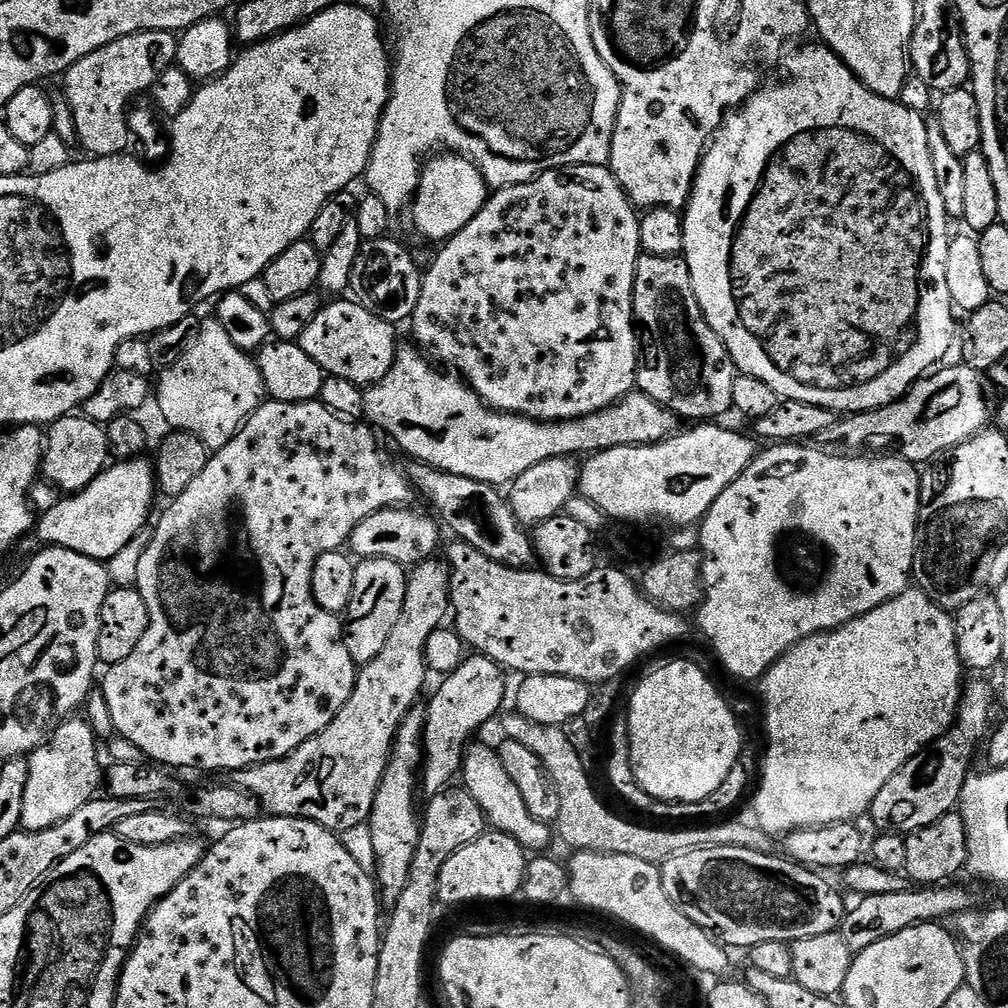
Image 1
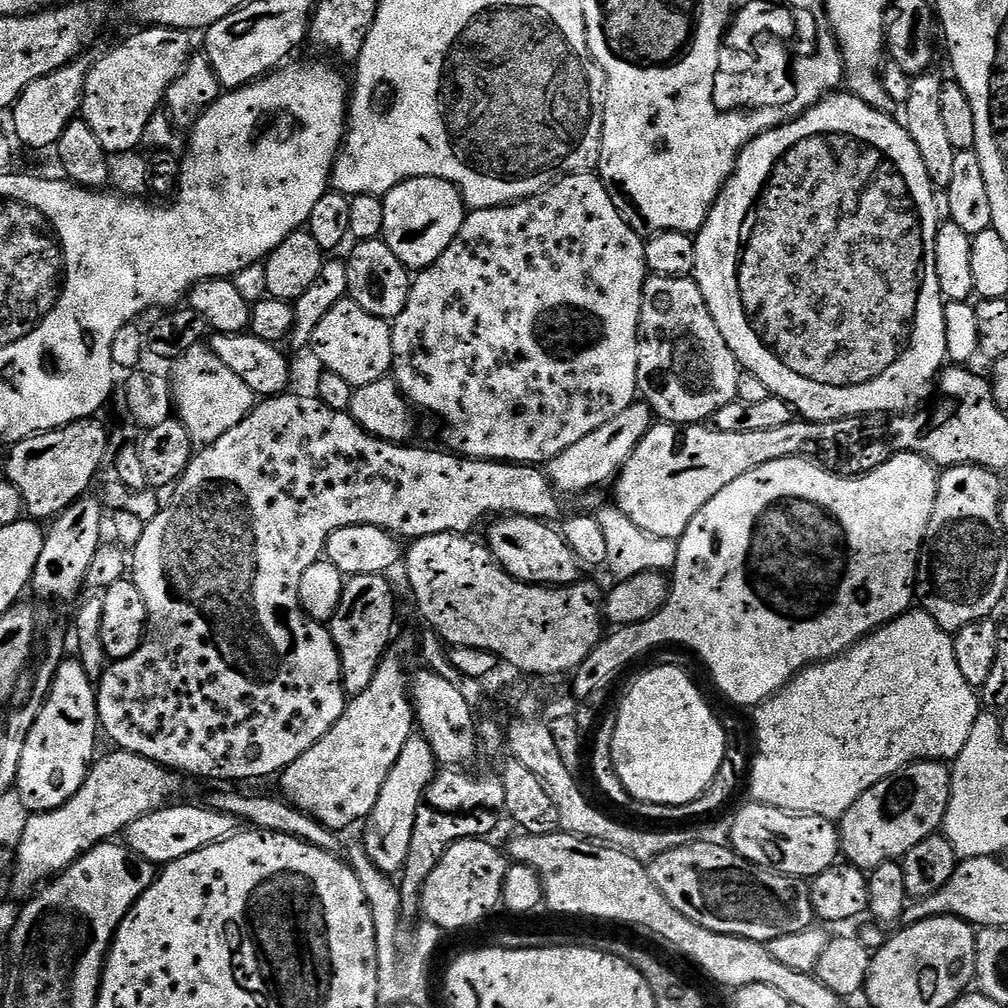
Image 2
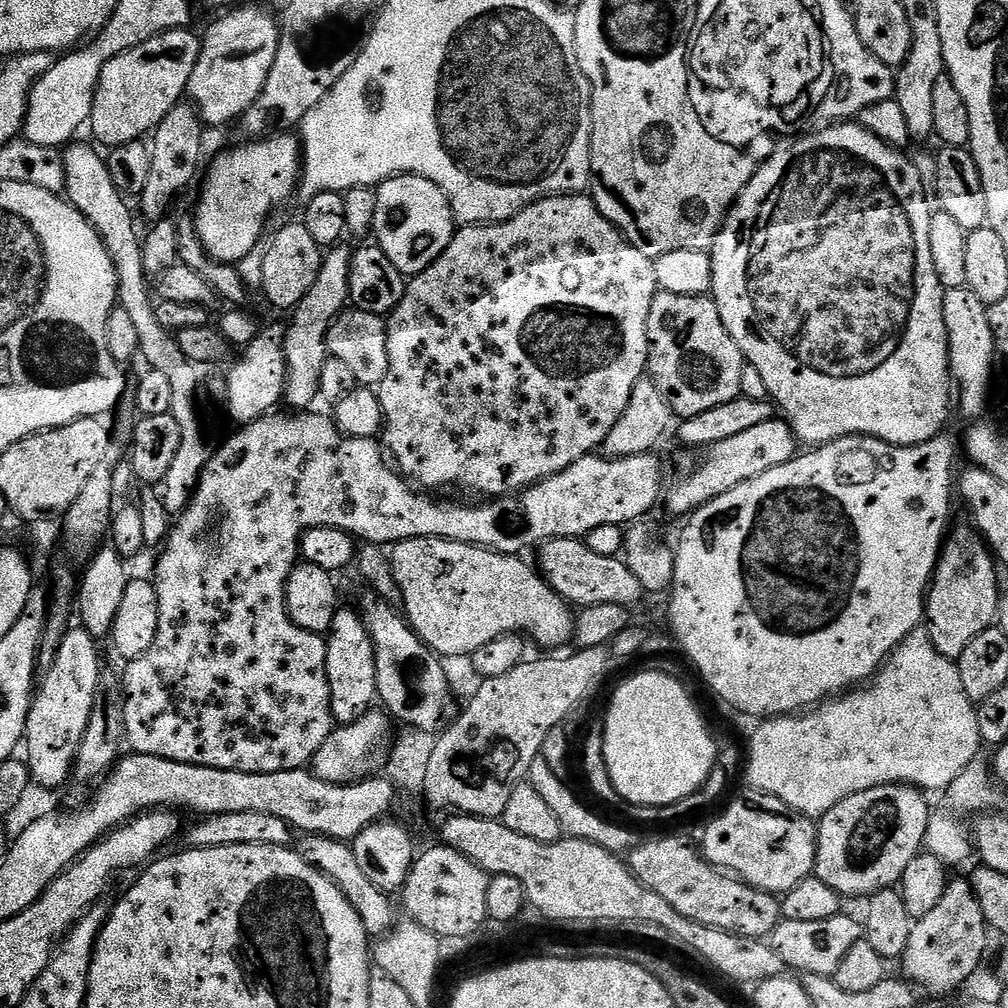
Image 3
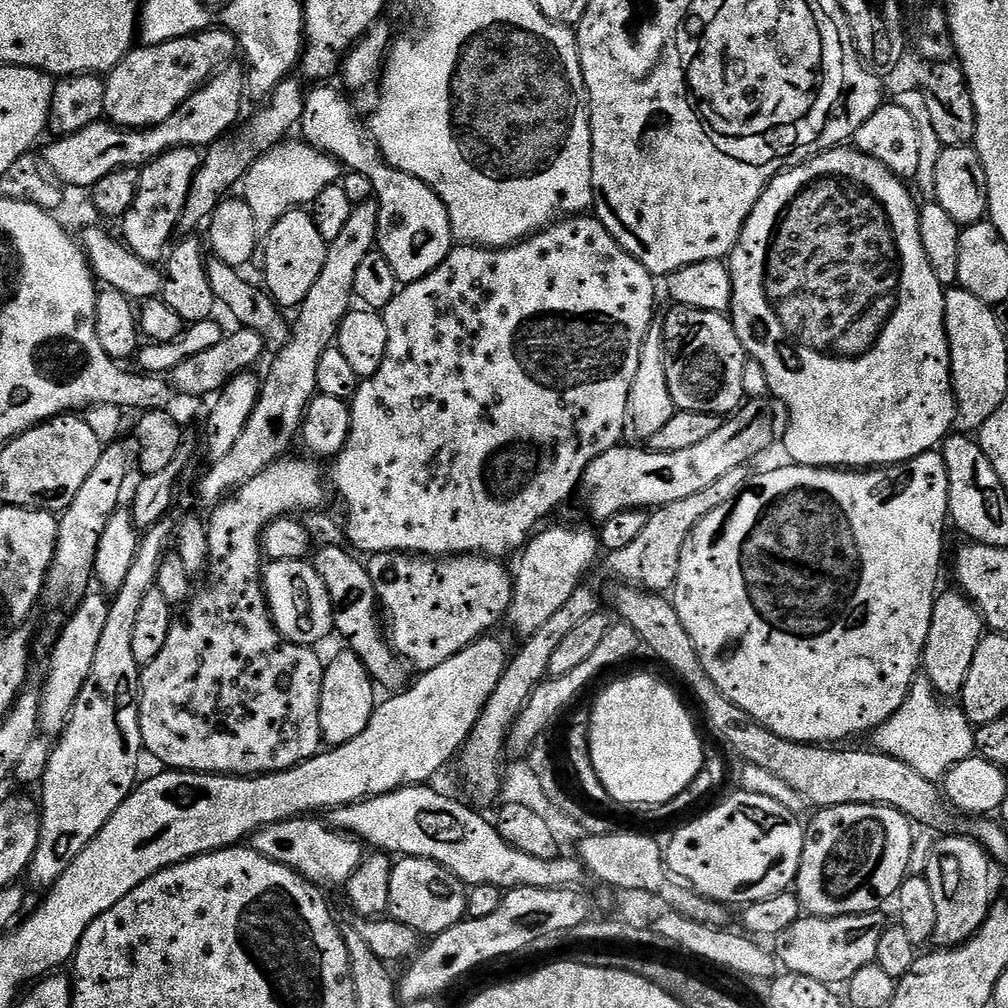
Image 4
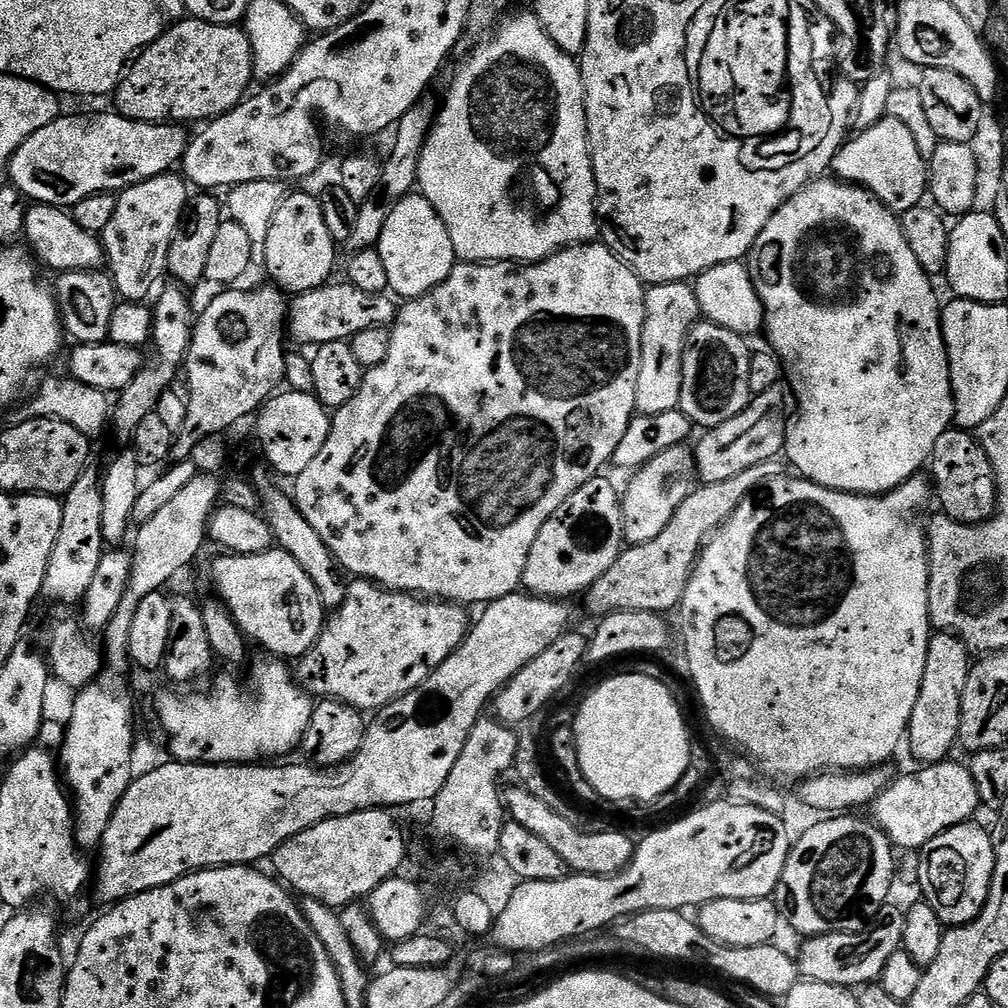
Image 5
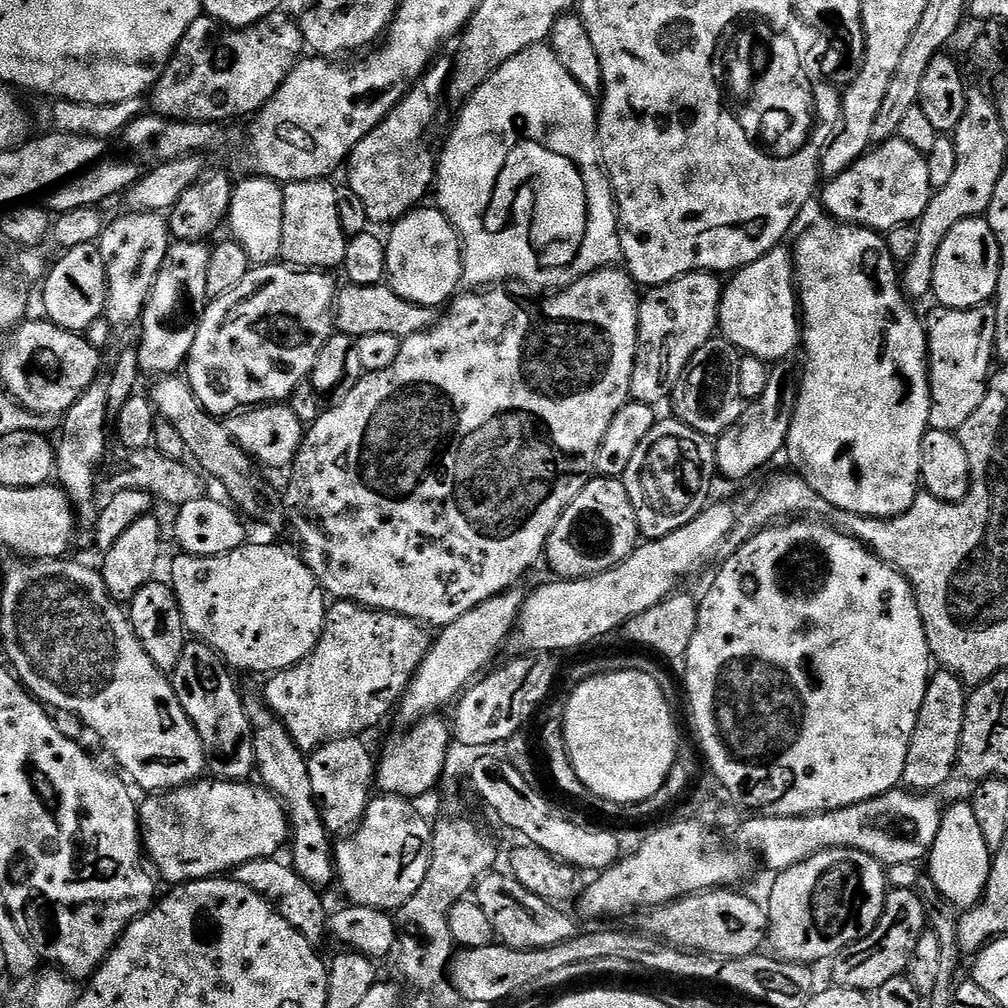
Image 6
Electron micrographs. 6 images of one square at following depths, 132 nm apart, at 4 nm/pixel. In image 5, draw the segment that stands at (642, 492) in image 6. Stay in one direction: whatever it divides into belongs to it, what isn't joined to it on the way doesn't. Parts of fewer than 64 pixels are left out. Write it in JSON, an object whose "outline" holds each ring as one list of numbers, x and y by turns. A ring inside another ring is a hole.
{"outline":[[687,443,670,446,670,450,662,450,662,454,650,458,650,462,635,469,631,476,632,481,628,489,623,489,620,502,624,543,628,546,658,538,658,534,666,530,670,518,674,518,678,506,682,506,682,502,686,502,688,495,698,487,696,453]]}

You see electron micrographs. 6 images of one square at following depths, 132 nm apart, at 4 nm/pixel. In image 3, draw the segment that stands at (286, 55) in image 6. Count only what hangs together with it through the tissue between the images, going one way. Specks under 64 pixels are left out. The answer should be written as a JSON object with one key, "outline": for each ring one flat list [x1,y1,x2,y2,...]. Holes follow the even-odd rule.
{"outline":[[179,28,158,34,154,38,150,38,150,42,142,42,114,58,110,58,110,62,106,62,106,66,98,78,90,121,90,129,92,128,93,134,105,144,105,149,111,150,126,142,144,140,145,137,156,131,162,118,166,118,166,114,170,114,170,110,174,110,174,106,185,99,190,74,194,74,194,66,200,57,201,43,201,37,195,36,192,30]]}

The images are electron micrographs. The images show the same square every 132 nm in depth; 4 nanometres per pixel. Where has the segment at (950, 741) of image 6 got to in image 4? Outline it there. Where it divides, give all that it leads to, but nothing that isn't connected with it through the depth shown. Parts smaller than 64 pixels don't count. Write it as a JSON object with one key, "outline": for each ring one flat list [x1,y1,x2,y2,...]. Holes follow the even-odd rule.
{"outline":[[953,590,953,592,941,591,937,595,936,605,930,618,930,634,926,634,926,646,922,657,922,672,926,679,935,686,941,697,959,697,966,682,966,674,970,674,970,662,974,662,974,650,978,650,978,642,985,634,986,625,983,616,963,592,959,590]]}

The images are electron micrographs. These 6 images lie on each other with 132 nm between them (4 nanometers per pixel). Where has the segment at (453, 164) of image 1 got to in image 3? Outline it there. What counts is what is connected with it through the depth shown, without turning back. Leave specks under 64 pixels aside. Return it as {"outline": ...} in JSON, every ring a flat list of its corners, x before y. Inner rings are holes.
{"outline":[[401,174,379,185,376,188,376,197,378,210,374,229,375,243,405,277,417,276,448,249,458,231,448,195,426,178]]}

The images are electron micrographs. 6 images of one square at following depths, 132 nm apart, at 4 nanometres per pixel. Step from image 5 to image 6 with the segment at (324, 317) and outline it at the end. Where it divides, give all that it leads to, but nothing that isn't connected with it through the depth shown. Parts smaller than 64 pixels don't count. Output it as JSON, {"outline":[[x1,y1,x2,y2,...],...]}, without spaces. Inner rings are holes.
{"outline":[[387,284,374,287,345,285,338,293,334,309,334,322,343,334,359,338,366,334,390,333,400,339,424,332,432,327,438,319,437,311,433,308,422,307,393,292]]}

